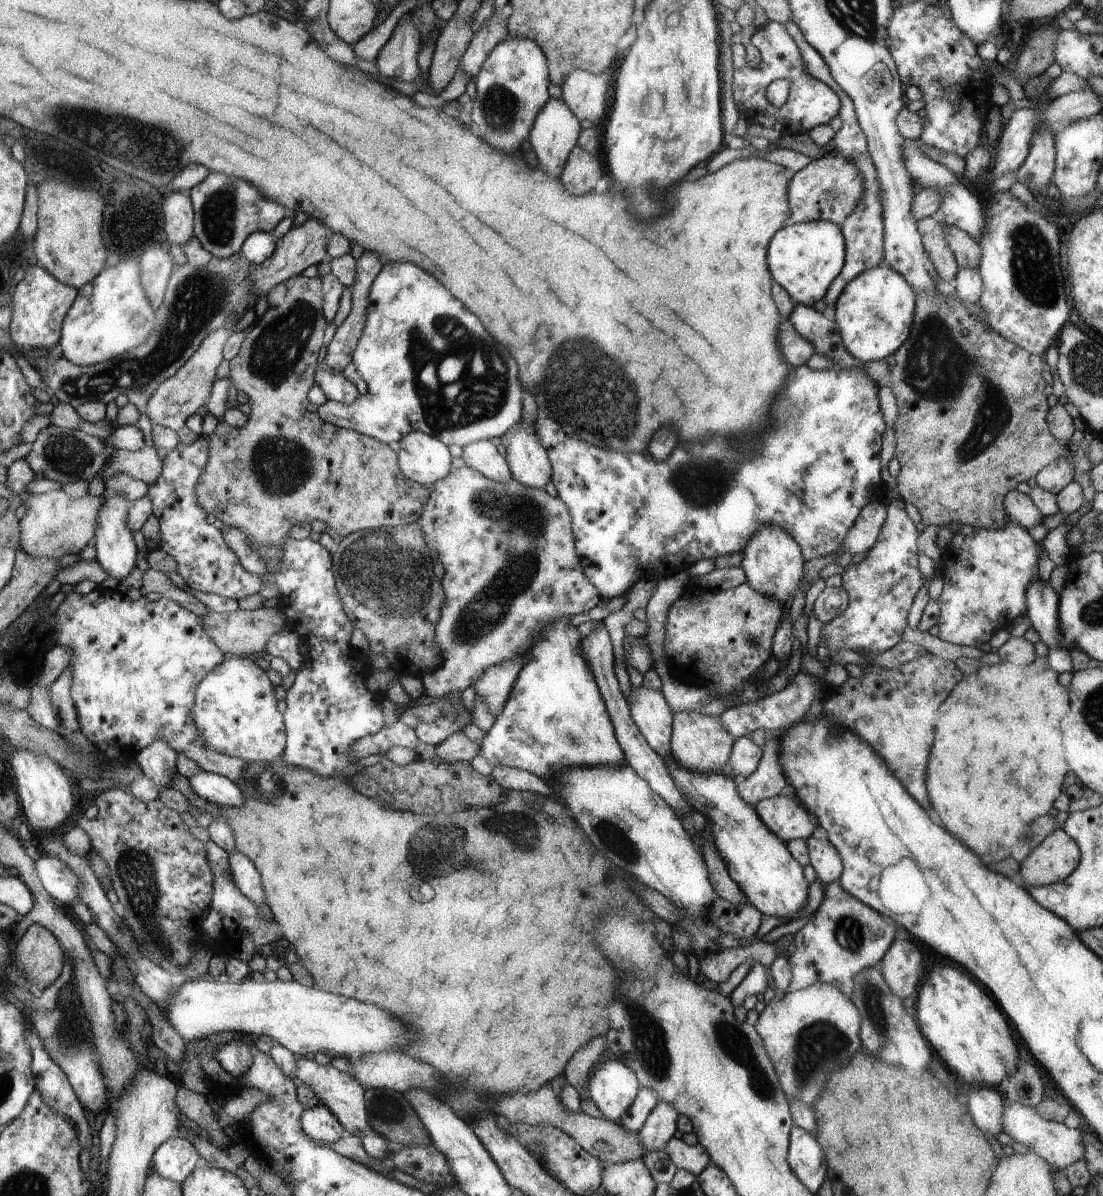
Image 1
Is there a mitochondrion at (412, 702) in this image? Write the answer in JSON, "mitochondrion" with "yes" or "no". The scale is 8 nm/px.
{"mitochondrion":"no"}

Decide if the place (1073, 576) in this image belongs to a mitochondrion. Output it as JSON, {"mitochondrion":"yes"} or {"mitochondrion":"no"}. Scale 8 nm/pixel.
{"mitochondrion":"no"}

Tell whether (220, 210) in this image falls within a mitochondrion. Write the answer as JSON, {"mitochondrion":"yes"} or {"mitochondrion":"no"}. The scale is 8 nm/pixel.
{"mitochondrion":"yes"}

